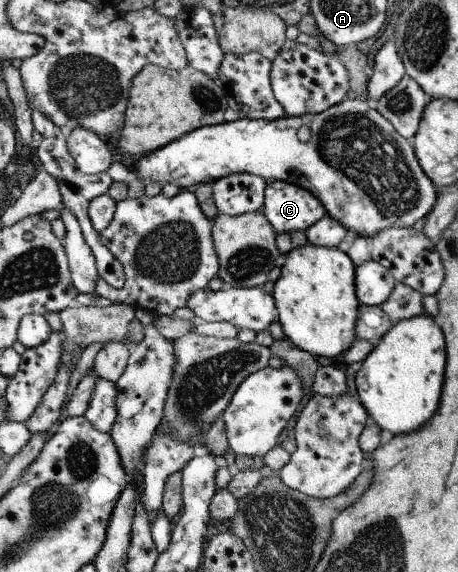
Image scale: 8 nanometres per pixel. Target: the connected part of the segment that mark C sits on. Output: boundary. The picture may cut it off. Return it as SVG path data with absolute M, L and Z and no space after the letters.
M285 181L268 182L264 190L263 214L275 232L305 232L327 215L323 203L303 187Z

